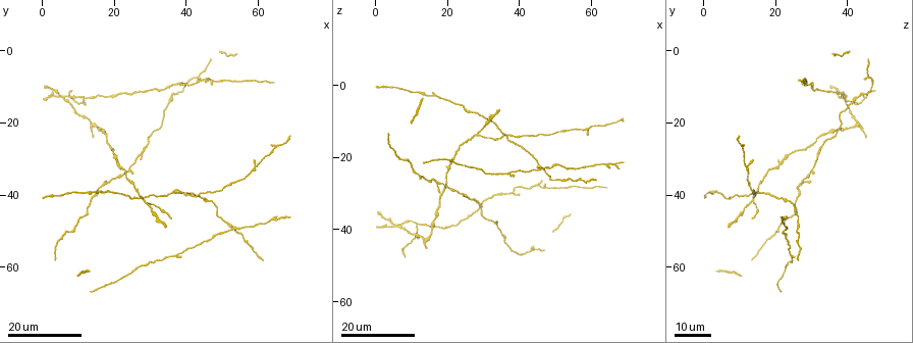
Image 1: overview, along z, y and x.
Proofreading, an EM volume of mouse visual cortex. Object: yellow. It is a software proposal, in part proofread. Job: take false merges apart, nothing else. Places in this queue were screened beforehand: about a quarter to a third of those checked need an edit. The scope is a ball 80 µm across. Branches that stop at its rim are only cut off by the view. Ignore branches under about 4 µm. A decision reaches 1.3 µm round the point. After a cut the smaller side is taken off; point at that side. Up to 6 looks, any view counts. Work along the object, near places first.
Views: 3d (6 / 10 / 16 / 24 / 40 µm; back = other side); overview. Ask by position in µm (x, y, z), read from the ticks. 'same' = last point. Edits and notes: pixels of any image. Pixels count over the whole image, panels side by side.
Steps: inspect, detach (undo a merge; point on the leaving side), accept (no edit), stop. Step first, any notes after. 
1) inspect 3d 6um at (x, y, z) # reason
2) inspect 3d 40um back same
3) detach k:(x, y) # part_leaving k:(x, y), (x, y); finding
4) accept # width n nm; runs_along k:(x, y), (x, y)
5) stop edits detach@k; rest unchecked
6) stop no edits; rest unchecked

inspect 3d 16um at (24.5, 33.0, 30.0) # arms part here

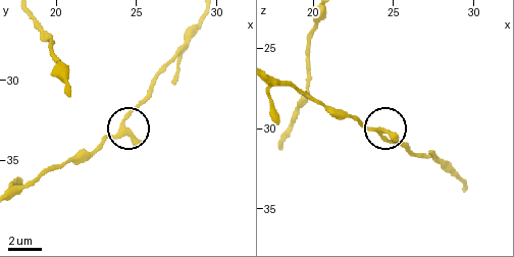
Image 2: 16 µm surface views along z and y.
inspect 3d 6um at (24.3, 32.7, 30.3)

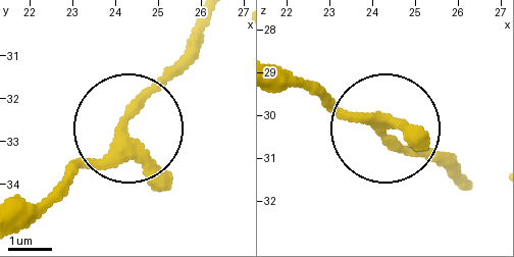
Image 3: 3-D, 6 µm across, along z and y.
accept # continuous, no second cell

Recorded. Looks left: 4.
inspect 3d 24um at (11.0, 13.5, 38.0) # three-way junction

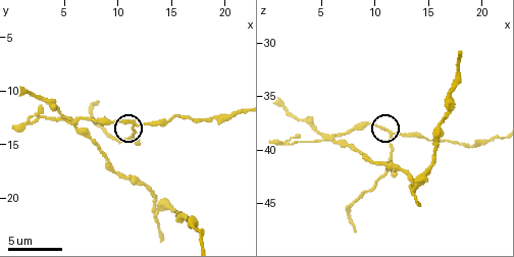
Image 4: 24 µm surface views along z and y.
inspect 3d 10um at (11.6, 13.0, 38.6) # closer look

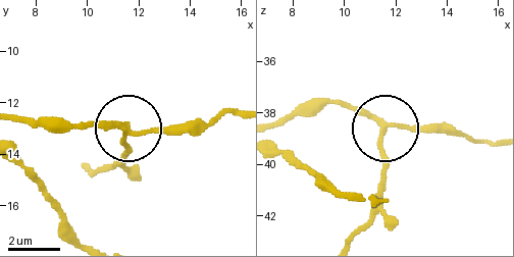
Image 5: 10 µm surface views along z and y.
detach 5:(131, 148) # width 170 nm; two cells meet here

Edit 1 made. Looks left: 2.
stop edits detach@5; rest unchecked

